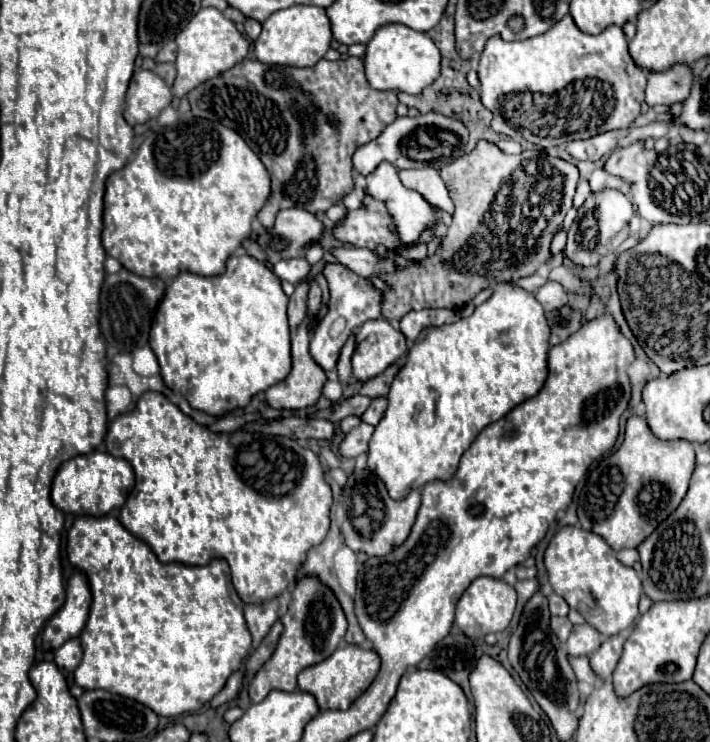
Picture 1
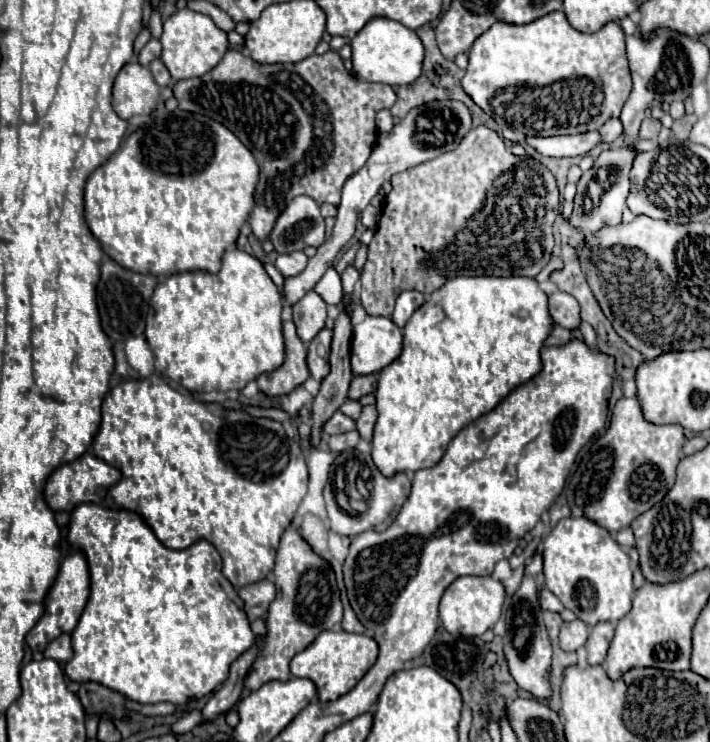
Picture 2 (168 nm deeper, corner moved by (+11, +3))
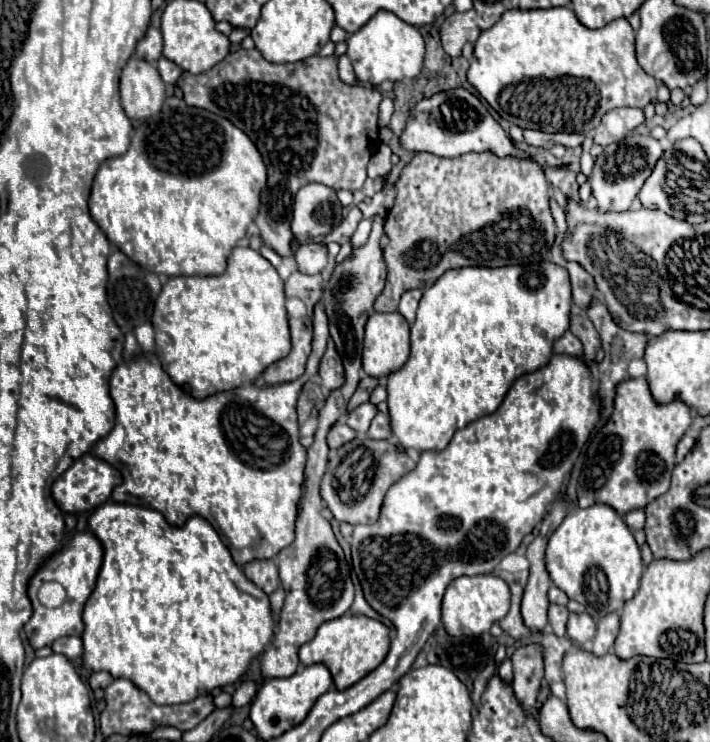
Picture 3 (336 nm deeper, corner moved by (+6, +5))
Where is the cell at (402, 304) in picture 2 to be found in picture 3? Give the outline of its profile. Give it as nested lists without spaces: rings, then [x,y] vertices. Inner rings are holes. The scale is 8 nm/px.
[[[407,290],[403,296],[401,296],[401,302],[399,302],[399,312],[405,316],[405,320],[411,324],[415,322],[415,310],[417,310],[417,304],[421,300],[421,290]]]

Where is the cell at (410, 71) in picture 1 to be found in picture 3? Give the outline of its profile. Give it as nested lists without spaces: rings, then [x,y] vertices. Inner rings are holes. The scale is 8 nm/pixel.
[[[379,10],[365,26],[347,38],[347,56],[355,68],[355,76],[361,82],[375,86],[385,80],[397,82],[405,78],[417,78],[423,68],[423,54],[425,42],[421,32],[387,10]]]

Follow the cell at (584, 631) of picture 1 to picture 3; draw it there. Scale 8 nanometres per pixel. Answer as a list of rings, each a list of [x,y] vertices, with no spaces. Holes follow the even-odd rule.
[[[583,612],[583,614],[569,614],[569,622],[567,622],[567,636],[573,638],[579,644],[585,644],[587,640],[591,640],[595,636],[595,620]]]

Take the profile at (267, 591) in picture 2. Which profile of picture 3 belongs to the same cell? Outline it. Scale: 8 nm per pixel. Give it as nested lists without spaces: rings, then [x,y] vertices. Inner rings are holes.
[[[251,560],[243,566],[245,576],[255,582],[263,592],[271,594],[279,586],[279,572],[275,560]]]

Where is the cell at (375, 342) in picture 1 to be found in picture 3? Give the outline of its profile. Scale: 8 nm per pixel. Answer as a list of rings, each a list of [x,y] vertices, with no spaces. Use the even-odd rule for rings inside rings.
[[[399,312],[371,314],[365,326],[363,370],[373,378],[385,378],[409,358],[409,324]]]

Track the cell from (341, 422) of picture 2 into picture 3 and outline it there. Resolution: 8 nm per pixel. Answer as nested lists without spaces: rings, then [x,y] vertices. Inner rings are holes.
[[[371,402],[361,404],[359,408],[355,408],[355,410],[347,416],[347,424],[349,424],[353,430],[365,434],[365,432],[369,430],[369,424],[371,424],[371,420],[373,420],[375,414],[377,414],[377,406],[375,406],[375,404],[371,404]]]

